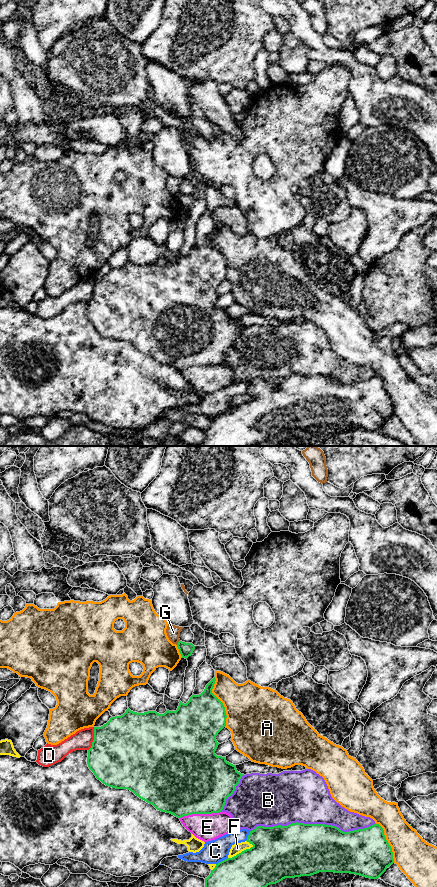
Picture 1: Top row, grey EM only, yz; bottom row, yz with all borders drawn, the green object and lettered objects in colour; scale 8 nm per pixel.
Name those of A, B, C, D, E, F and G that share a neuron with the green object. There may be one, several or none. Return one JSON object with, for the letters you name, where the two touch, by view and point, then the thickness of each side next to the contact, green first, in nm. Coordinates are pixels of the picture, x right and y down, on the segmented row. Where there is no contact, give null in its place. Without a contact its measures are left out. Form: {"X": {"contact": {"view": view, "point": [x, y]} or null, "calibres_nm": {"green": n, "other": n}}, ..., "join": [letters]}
{"join": []}

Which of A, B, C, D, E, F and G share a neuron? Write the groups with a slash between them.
A / B D / C / E / F / G

